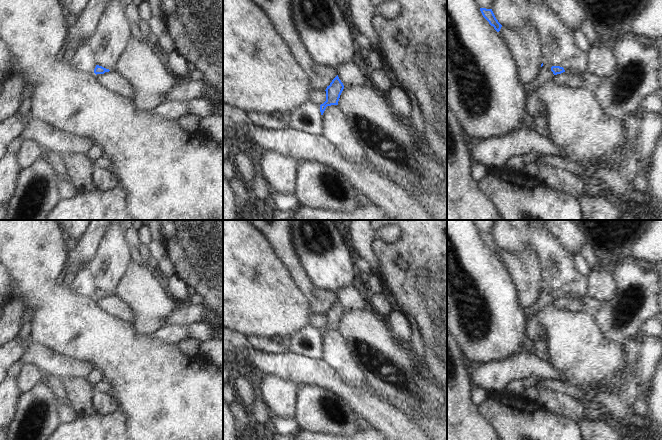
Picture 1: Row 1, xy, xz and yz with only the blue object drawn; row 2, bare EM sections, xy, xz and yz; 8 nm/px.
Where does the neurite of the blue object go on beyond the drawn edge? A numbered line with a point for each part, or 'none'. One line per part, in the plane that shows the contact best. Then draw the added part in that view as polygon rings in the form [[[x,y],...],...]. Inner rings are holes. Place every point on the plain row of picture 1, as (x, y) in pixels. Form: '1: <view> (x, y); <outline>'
none

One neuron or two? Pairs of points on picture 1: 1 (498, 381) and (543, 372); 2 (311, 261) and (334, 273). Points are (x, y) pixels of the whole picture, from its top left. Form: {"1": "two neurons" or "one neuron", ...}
{"1": "one neuron", "2": "one neuron"}

